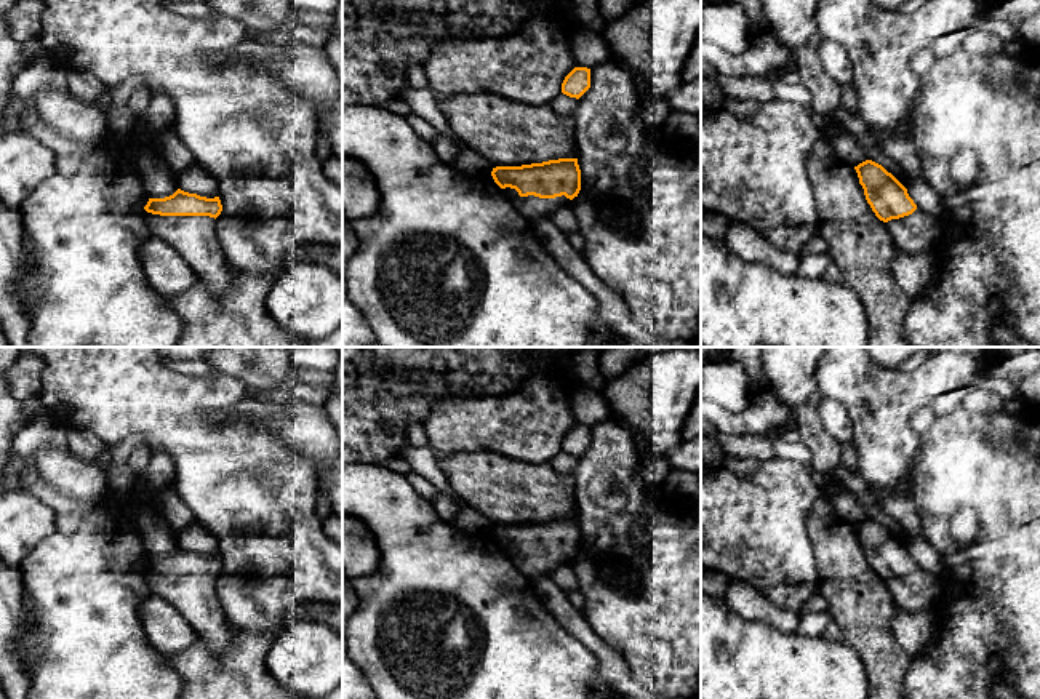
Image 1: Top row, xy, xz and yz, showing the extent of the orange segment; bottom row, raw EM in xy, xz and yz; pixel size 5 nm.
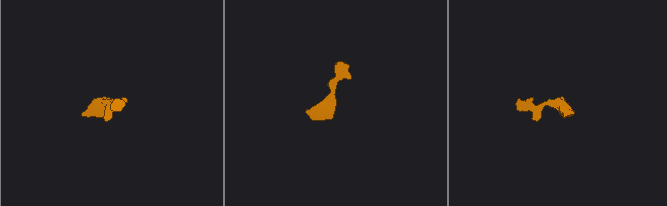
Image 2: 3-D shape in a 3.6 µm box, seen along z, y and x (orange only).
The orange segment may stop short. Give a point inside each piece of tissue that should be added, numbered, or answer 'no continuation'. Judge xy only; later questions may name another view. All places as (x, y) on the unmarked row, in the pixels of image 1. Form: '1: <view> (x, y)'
1: xy (194, 595)

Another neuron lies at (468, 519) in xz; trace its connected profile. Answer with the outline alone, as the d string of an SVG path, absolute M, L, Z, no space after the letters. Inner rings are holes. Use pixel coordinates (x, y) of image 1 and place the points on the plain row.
M466 504L459 507L458 515L451 525L459 531L466 531L469 534L491 533L493 529L493 525L486 517Z

